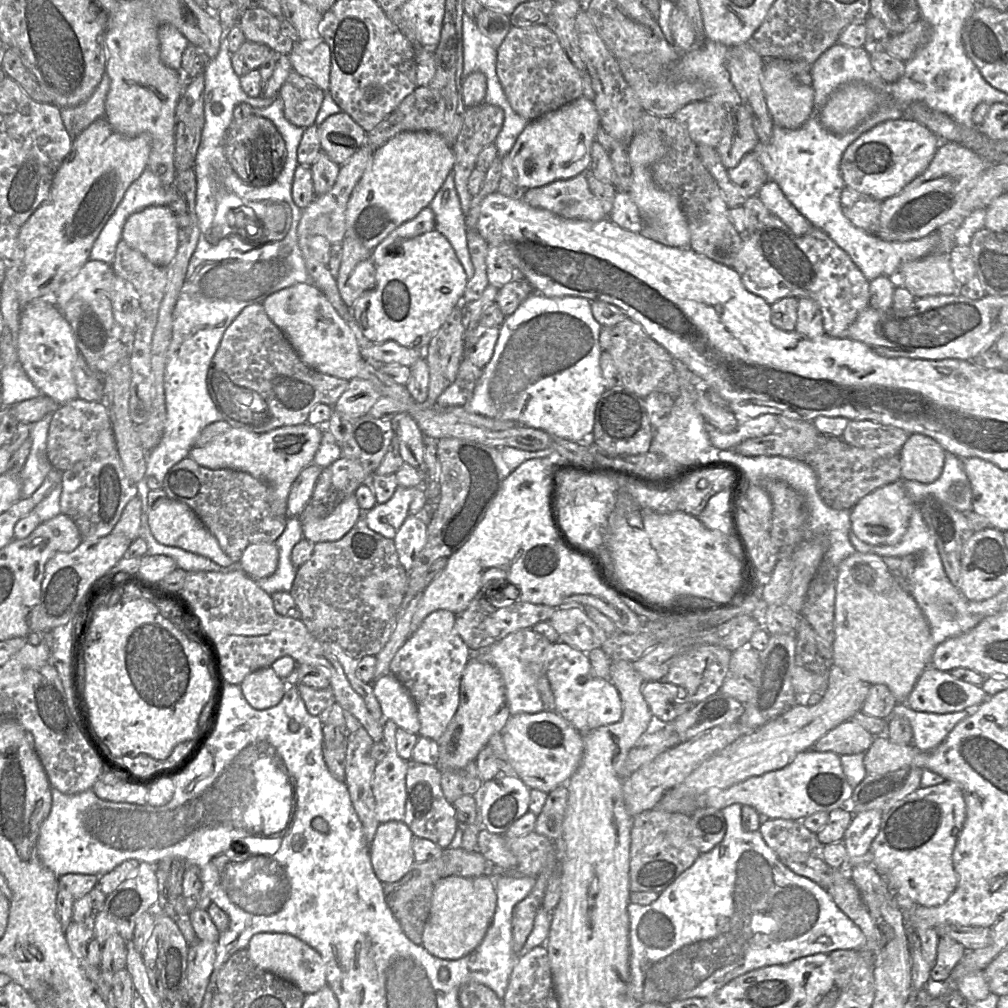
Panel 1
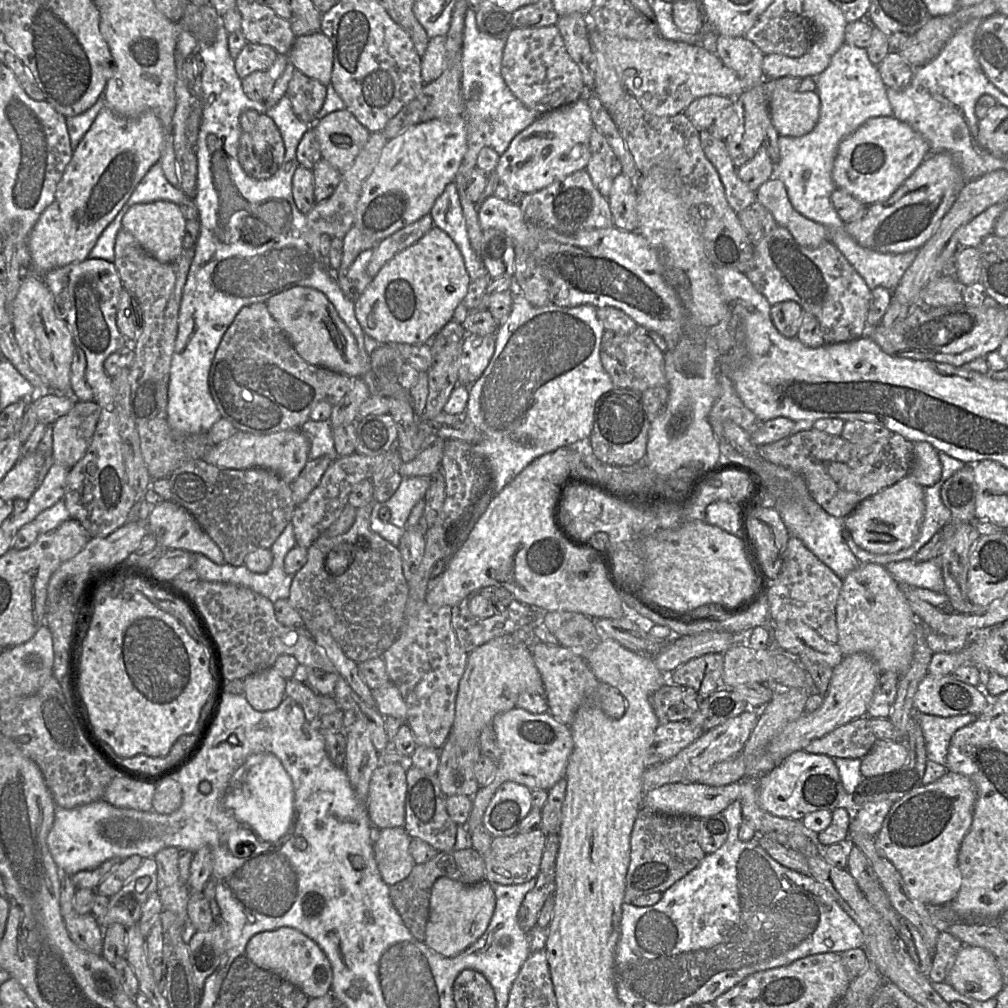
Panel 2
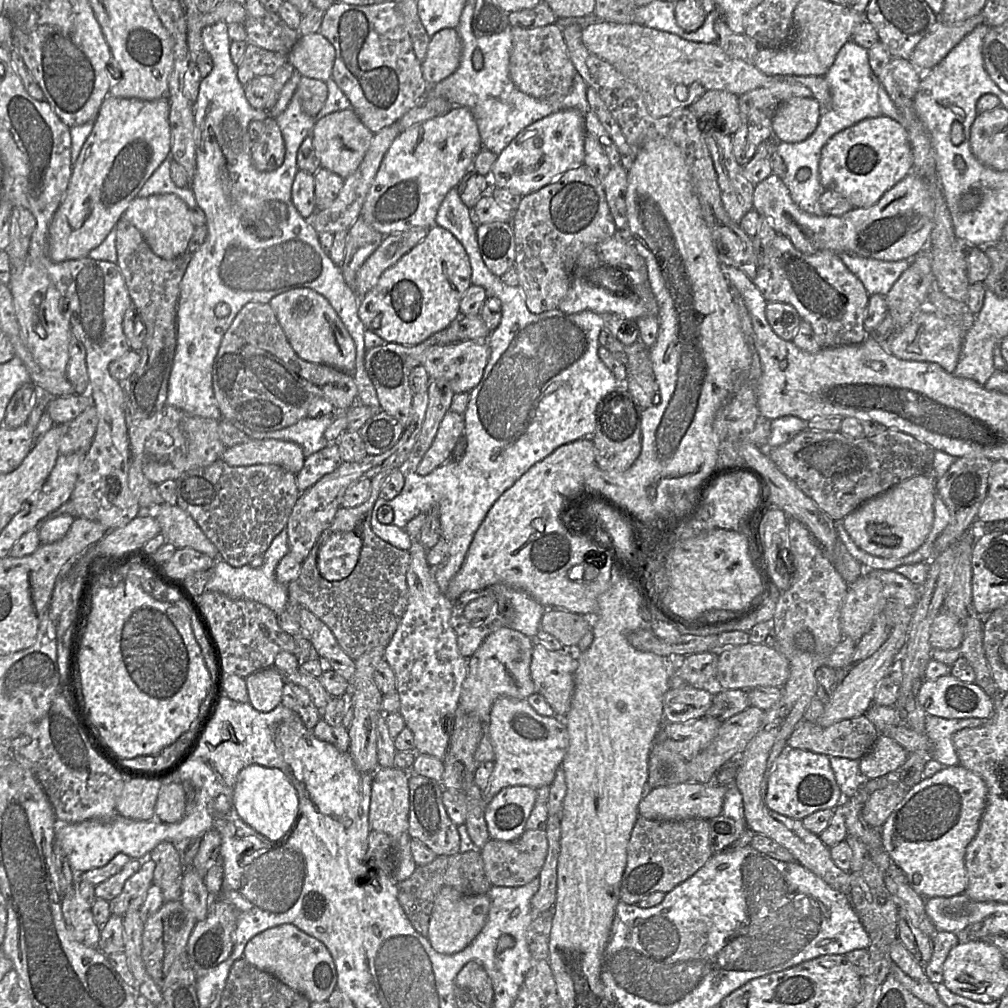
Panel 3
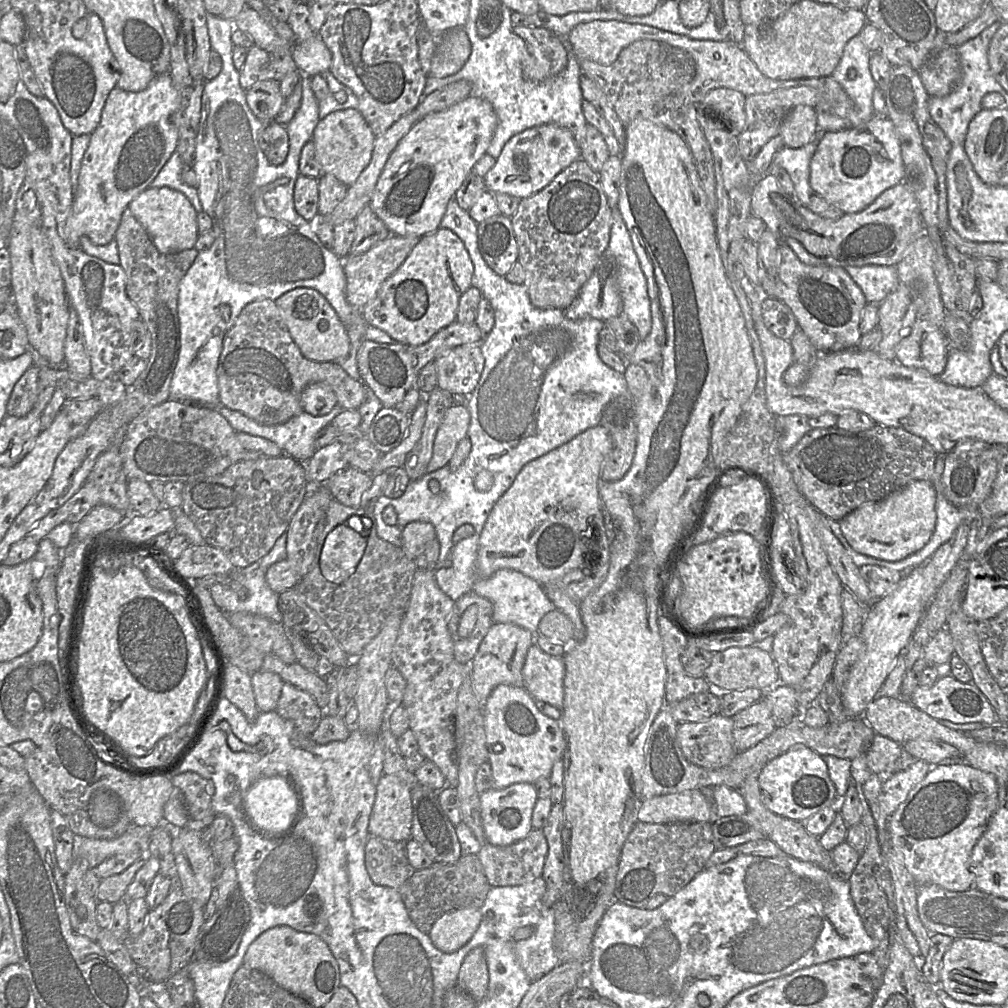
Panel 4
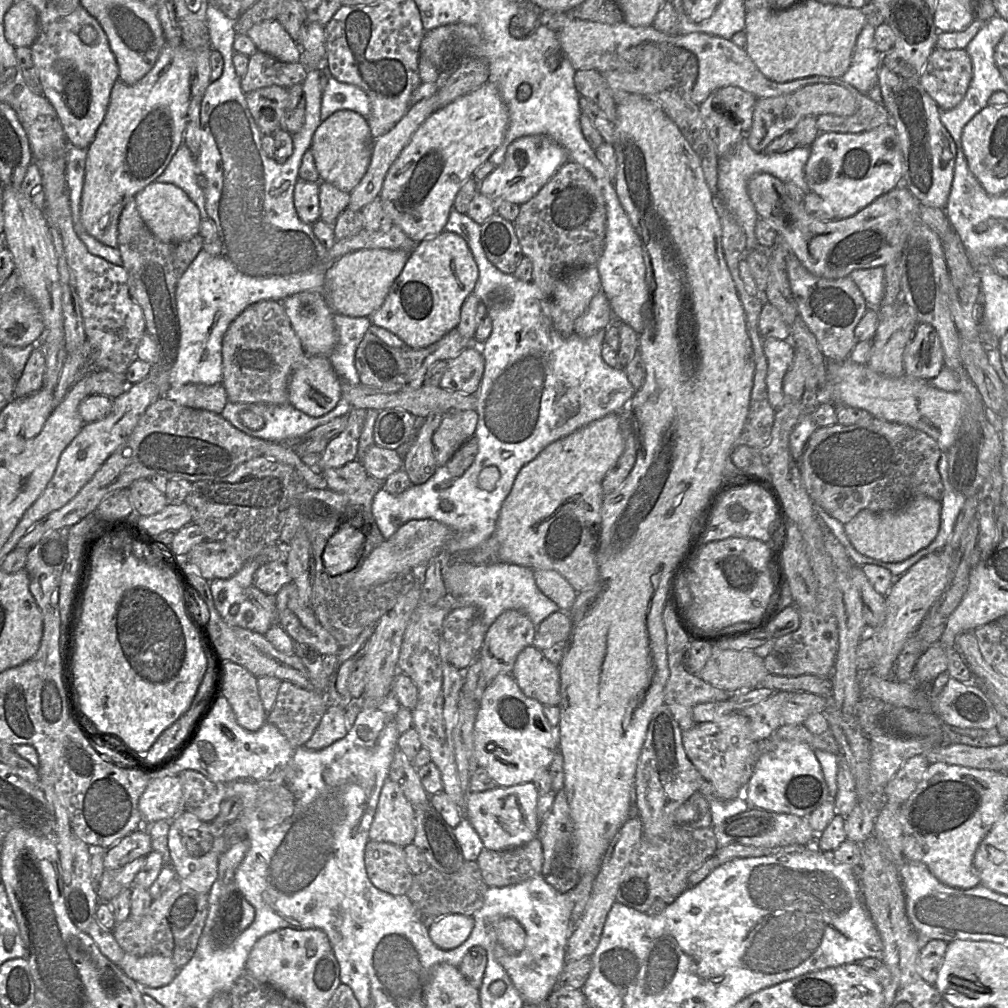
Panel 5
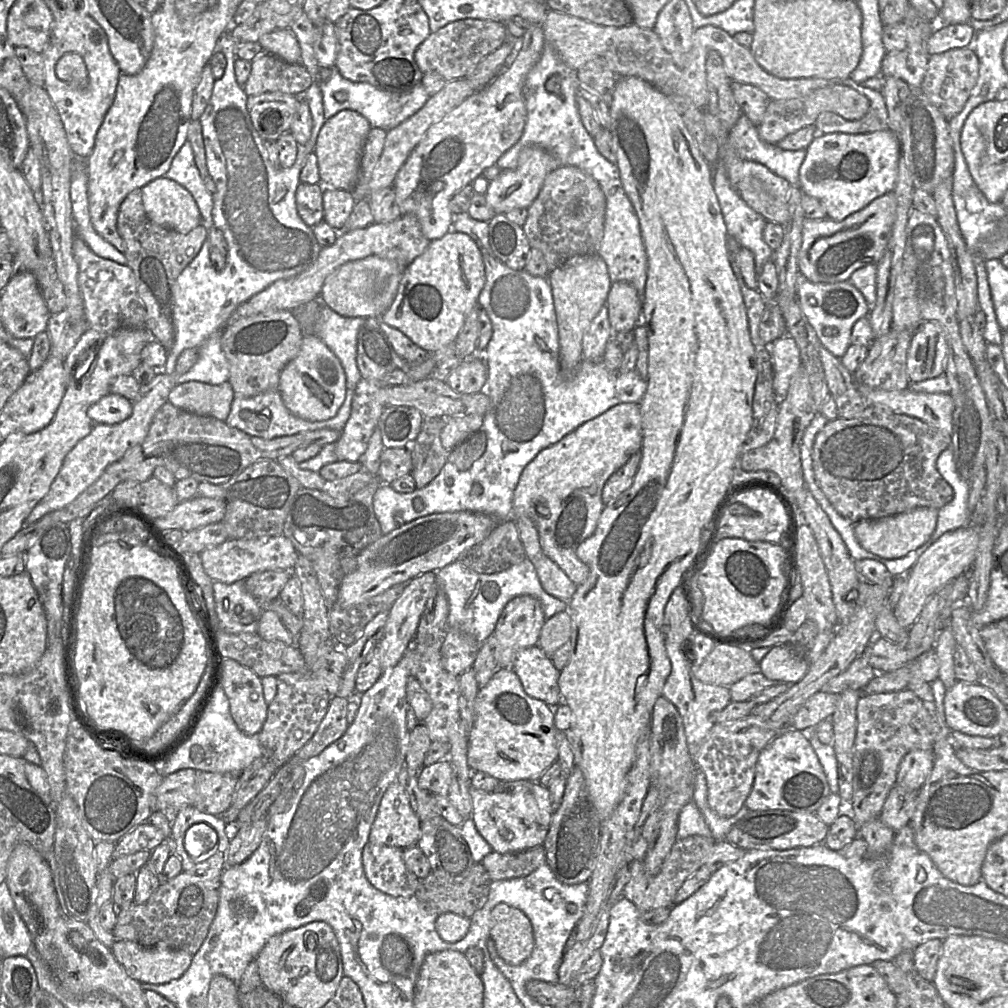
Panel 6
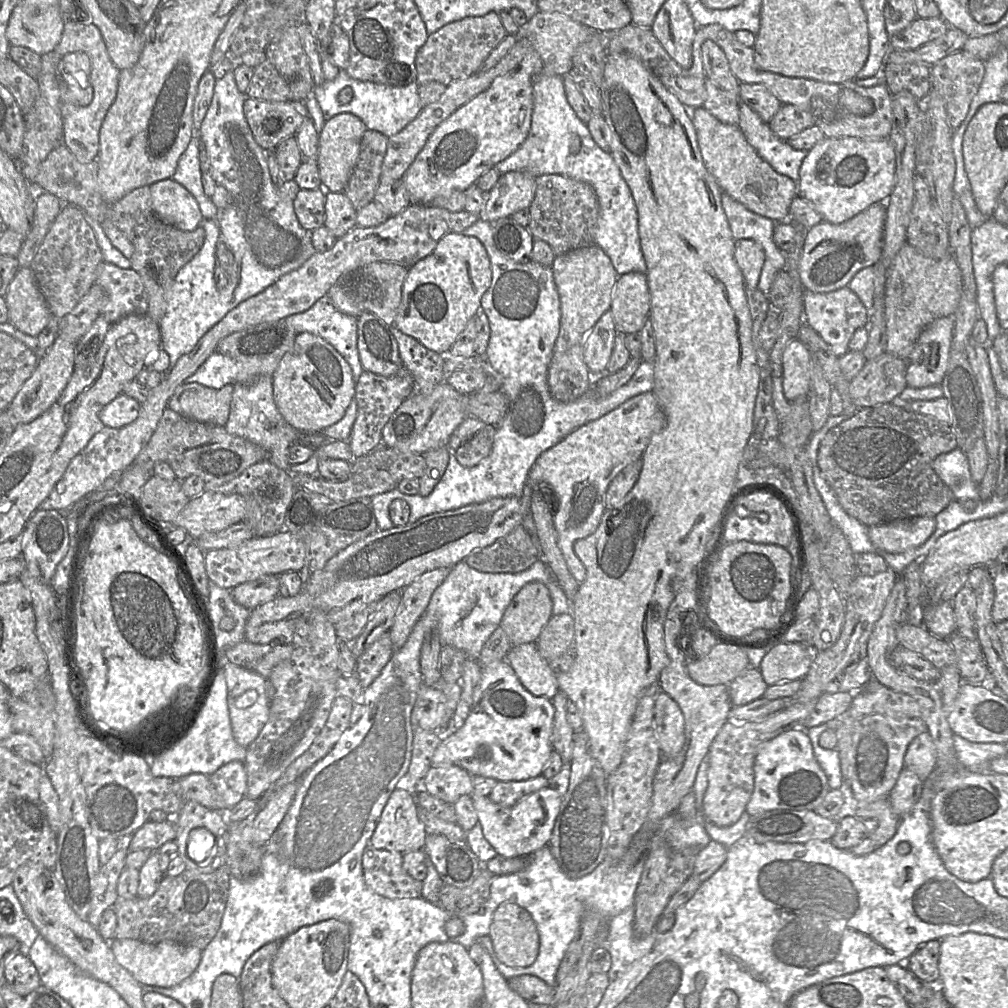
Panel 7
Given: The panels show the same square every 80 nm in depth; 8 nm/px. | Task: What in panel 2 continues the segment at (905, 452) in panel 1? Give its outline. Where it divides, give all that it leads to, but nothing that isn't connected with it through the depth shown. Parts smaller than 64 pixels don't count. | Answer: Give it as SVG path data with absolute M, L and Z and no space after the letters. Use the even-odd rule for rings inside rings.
M928 442L914 443L914 462L908 476L923 487L935 484L941 477L942 465L939 452Z

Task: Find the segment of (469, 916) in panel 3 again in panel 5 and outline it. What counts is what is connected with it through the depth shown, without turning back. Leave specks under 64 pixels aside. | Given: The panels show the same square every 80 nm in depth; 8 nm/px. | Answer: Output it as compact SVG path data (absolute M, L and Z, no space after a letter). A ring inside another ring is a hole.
M449 914L437 919L429 928L432 942L443 950L452 950L470 936L474 919L462 914Z

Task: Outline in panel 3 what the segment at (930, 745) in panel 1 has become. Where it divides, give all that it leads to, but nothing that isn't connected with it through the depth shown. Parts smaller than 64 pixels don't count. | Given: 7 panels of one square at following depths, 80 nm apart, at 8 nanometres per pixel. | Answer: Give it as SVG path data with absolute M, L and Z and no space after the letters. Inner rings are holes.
M926 715L925 733L931 742L931 758L946 767L960 765L952 735L965 728L983 726L986 721L980 718L945 719Z

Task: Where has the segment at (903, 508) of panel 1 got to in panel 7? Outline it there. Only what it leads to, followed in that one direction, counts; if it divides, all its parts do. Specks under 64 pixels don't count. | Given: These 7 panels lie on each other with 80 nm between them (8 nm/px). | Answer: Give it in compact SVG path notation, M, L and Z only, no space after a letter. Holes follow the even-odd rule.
M912 517L868 527L871 543L888 553L902 553L923 544L935 529L934 517Z

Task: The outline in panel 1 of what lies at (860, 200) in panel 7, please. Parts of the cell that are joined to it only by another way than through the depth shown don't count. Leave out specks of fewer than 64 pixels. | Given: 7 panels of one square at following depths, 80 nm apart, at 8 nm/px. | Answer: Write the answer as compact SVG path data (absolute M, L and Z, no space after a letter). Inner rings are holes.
M910 118L883 122L851 143L841 158L845 186L884 201L899 194L928 167L943 141L925 125Z

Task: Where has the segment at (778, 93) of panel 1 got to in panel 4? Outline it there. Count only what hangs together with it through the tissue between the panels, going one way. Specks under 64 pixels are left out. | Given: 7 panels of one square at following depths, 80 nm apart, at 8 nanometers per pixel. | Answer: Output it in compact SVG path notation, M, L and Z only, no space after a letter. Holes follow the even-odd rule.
M798 105L784 118L779 136L788 148L800 148L808 144L818 132L817 113L814 107Z

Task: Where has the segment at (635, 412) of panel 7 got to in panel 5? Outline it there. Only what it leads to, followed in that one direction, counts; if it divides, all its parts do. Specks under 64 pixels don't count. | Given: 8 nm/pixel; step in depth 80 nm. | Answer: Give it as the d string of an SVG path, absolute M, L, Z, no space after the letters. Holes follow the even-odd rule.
M610 413L590 424L576 430L544 448L532 461L524 465L518 472L509 495L504 500L496 522L494 535L498 541L498 560L505 563L517 564L532 570L555 570L561 574L576 593L589 589L598 578L596 554L600 543L601 509L603 501L602 481L608 471L616 464L624 451L624 438L620 430L619 414Z

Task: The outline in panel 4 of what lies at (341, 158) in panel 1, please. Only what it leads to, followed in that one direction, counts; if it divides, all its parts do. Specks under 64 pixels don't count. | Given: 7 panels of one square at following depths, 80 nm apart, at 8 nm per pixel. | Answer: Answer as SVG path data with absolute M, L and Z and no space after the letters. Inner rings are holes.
M358 109L334 111L317 124L312 140L322 172L352 185L371 161L376 136Z

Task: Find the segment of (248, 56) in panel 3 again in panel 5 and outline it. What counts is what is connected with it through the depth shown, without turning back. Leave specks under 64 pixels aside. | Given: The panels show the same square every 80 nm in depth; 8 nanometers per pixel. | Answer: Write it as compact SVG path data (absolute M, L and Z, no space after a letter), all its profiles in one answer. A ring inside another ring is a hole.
M257 50L249 57L247 72L241 79L241 88L245 94L272 85L289 88L302 84L307 74L308 70L300 62L284 63Z

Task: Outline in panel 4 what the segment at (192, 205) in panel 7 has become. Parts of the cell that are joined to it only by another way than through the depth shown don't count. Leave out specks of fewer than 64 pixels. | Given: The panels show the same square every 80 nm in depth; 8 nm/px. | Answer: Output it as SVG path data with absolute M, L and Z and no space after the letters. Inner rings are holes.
M148 187L130 202L128 208L161 253L173 254L194 248L199 236L197 212L181 192L169 187Z

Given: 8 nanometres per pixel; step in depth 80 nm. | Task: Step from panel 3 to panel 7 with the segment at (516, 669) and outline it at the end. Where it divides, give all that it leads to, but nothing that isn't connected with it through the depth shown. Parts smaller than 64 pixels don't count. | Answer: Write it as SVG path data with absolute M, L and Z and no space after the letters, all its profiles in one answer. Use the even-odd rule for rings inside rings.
M541 582L526 584L513 597L500 622L512 647L536 642L553 616L549 589Z

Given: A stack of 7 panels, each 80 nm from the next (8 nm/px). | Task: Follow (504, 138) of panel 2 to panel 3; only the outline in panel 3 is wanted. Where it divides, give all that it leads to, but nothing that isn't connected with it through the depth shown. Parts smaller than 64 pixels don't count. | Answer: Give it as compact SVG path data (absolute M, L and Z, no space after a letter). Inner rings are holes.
M466 3L458 25L462 42L460 63L456 71L444 80L430 85L430 93L424 97L444 97L453 106L467 107L473 114L483 148L497 156L509 145L520 131L530 124L560 110L577 109L585 115L590 109L586 97L588 85L577 72L569 93L563 97L536 99L520 91L509 75L509 61L512 50L512 26L492 36L476 37L472 29L475 5ZM479 50L483 56L483 67L475 70L472 55Z

